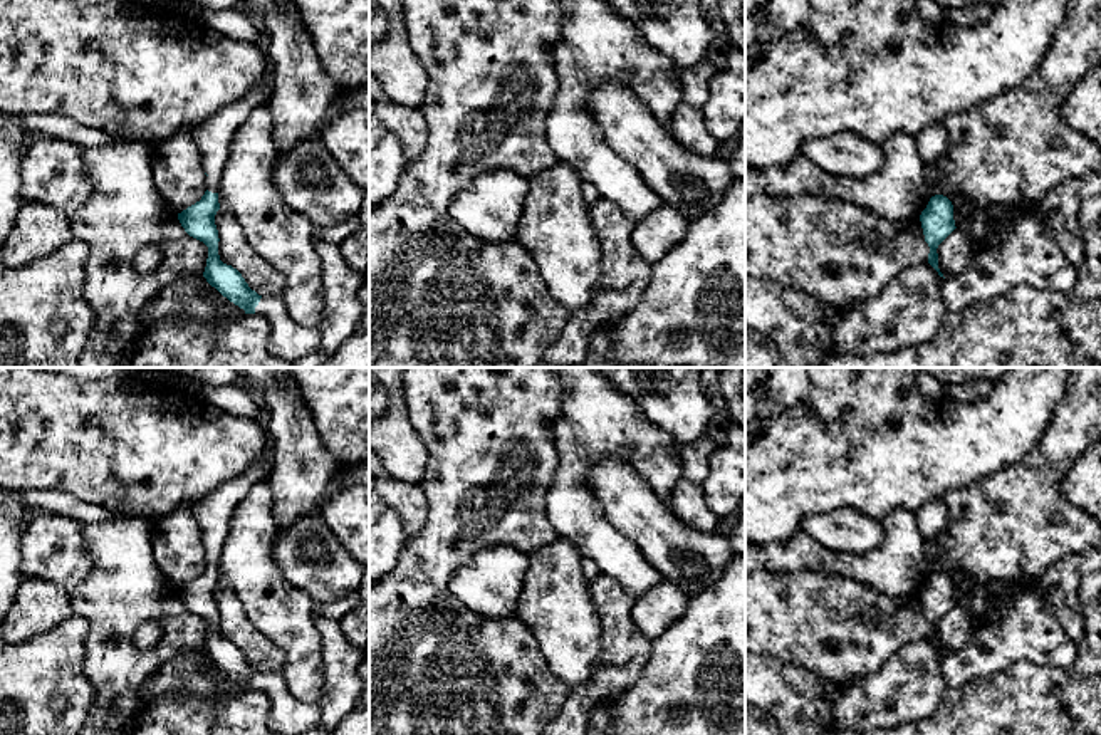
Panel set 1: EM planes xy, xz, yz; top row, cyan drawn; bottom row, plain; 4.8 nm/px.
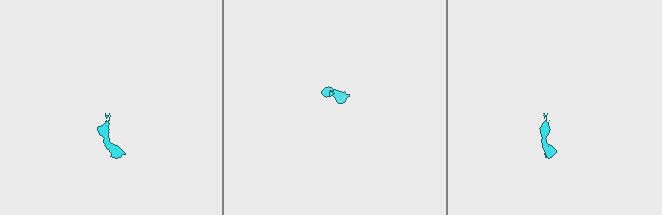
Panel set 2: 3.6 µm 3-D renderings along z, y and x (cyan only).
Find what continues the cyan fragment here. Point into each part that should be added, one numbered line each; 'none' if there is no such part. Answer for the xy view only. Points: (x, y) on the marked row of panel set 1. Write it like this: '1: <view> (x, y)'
1: xy (212, 136)
2: xy (289, 341)

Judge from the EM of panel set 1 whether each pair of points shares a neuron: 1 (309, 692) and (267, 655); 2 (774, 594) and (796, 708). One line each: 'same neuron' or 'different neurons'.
1: different neurons
2: different neurons

